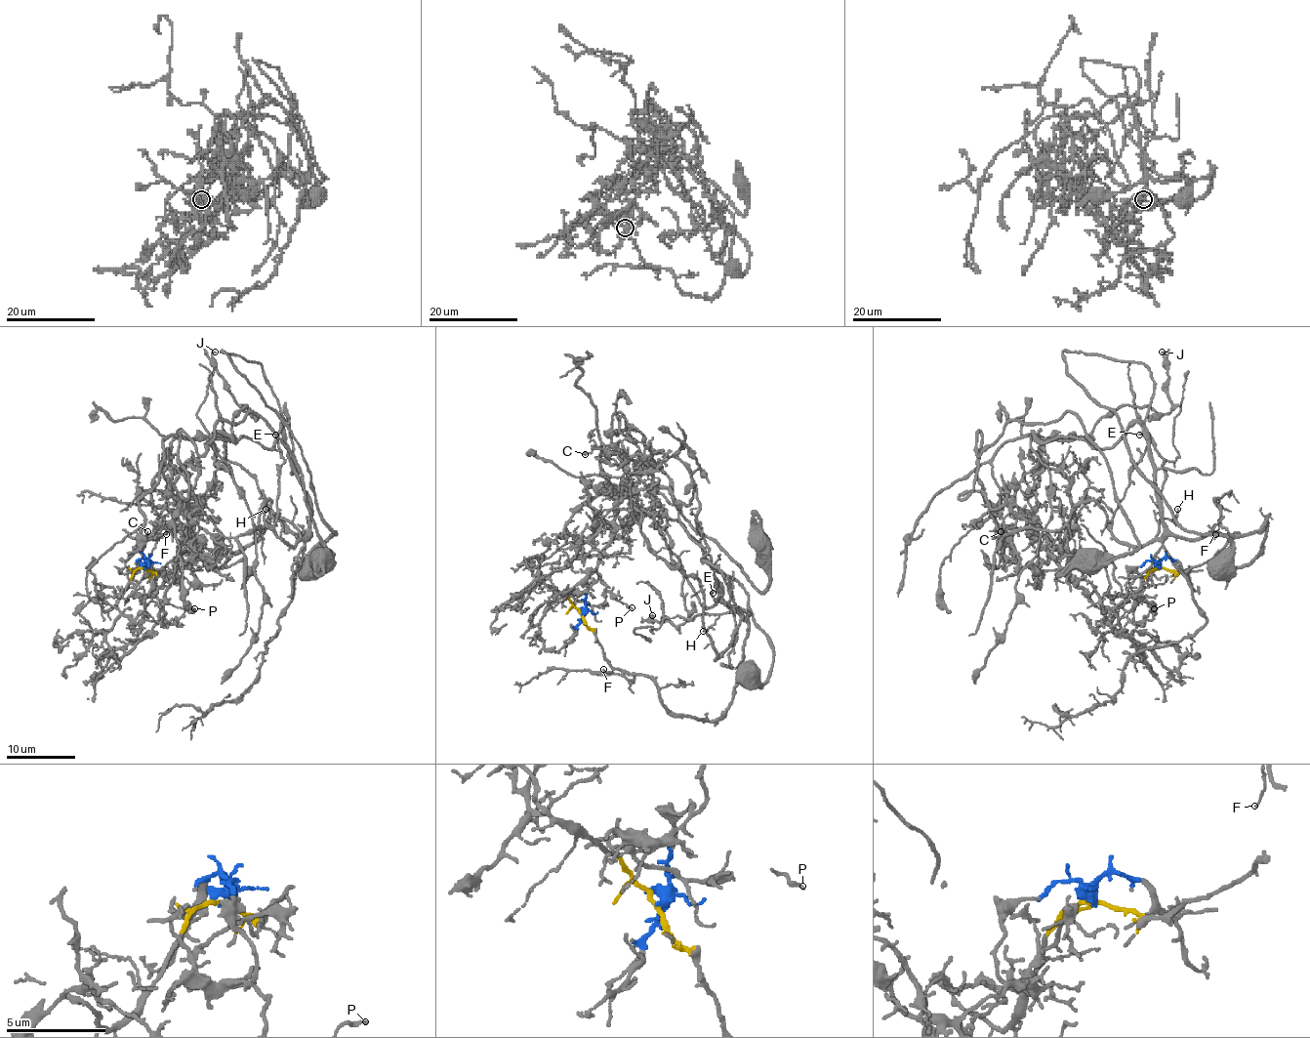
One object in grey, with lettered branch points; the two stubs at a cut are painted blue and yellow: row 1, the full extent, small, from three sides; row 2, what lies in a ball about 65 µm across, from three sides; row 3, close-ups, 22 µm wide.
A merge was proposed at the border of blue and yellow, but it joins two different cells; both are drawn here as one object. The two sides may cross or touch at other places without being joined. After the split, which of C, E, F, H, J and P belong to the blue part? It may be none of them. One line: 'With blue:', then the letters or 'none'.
With blue: C, P

